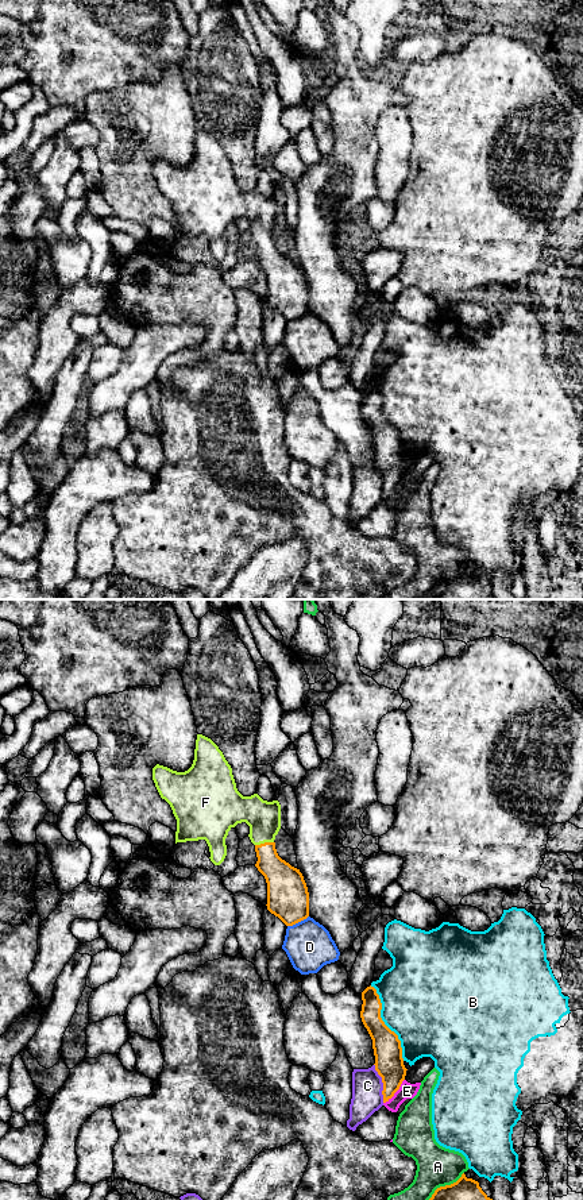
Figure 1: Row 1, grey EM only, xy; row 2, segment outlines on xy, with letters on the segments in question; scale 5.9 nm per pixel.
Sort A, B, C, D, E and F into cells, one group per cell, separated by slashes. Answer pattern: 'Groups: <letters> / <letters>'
Groups: A / B / C / D / E / F

